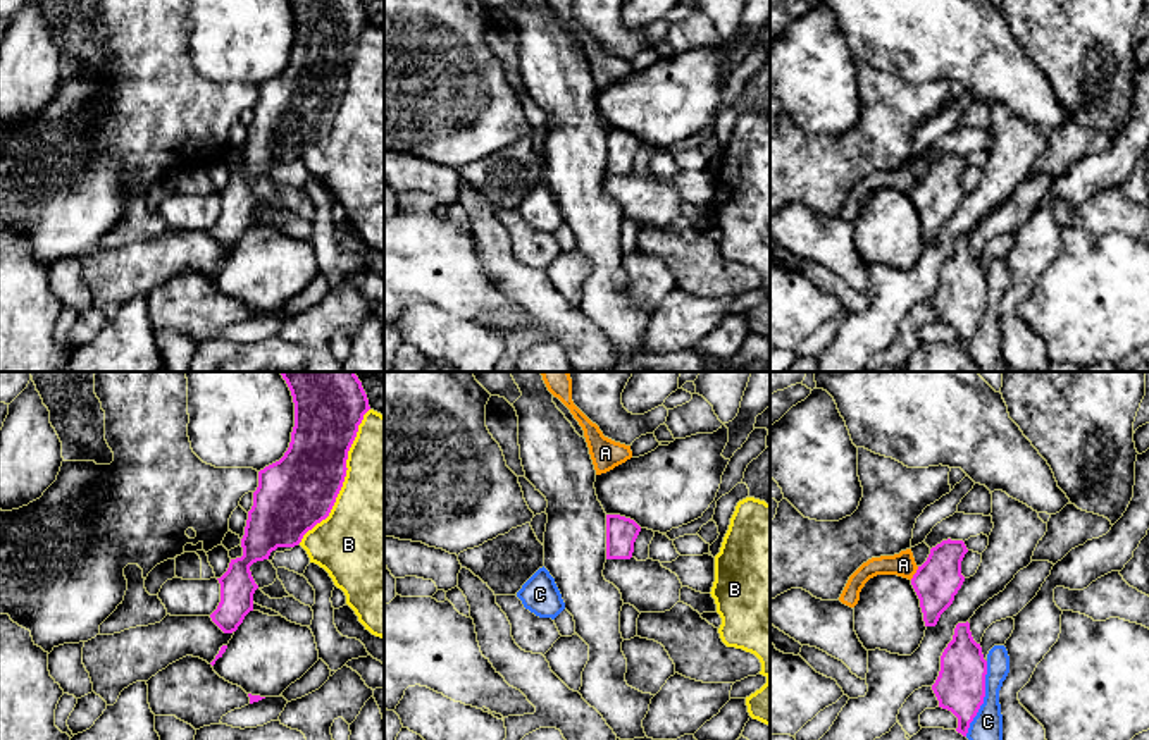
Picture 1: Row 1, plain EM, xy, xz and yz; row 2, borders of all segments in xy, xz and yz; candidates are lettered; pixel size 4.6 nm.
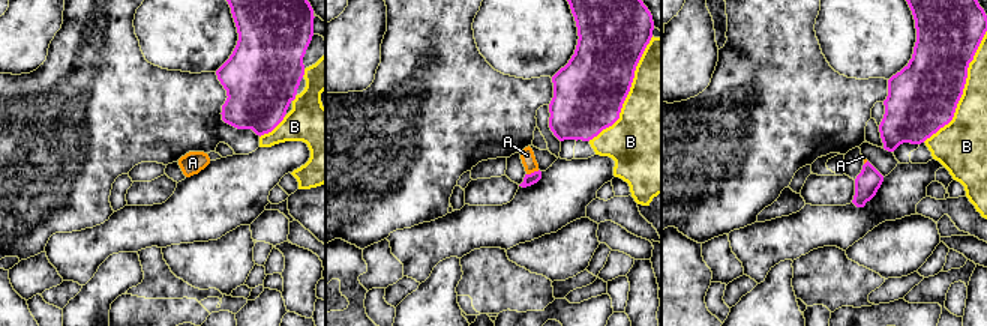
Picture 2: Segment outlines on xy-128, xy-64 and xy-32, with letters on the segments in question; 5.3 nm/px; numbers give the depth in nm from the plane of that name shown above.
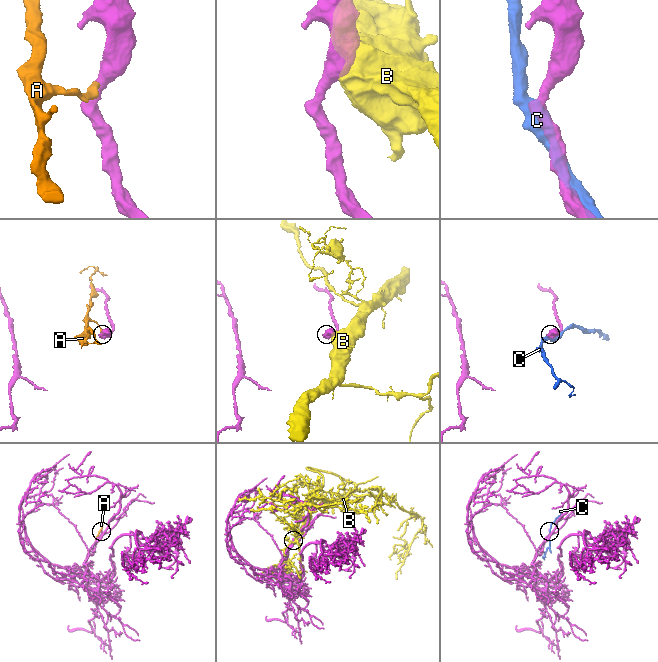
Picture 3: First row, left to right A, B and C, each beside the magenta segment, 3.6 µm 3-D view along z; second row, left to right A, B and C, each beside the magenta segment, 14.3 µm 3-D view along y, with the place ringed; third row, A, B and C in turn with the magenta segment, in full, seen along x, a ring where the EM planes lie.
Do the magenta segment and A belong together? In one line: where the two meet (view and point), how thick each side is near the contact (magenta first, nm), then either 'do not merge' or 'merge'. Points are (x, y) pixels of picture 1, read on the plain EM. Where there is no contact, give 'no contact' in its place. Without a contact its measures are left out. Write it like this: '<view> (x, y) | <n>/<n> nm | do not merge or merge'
yz (915, 188) | 220/110 nm | do not merge

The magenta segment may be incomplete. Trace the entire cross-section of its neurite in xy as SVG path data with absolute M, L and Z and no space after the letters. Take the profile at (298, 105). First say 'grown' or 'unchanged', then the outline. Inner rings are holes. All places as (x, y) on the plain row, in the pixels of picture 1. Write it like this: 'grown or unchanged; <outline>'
unchanged; M288 0L295 17L295 41L284 71L258 86L258 102L248 126L243 170L231 174L227 186L217 193L220 217L210 229L224 246L233 248L253 225L253 208L258 203L250 181L269 174L277 162L295 162L303 150L326 134L336 117L346 91L348 65L357 52L363 29L370 24L362 0Z

